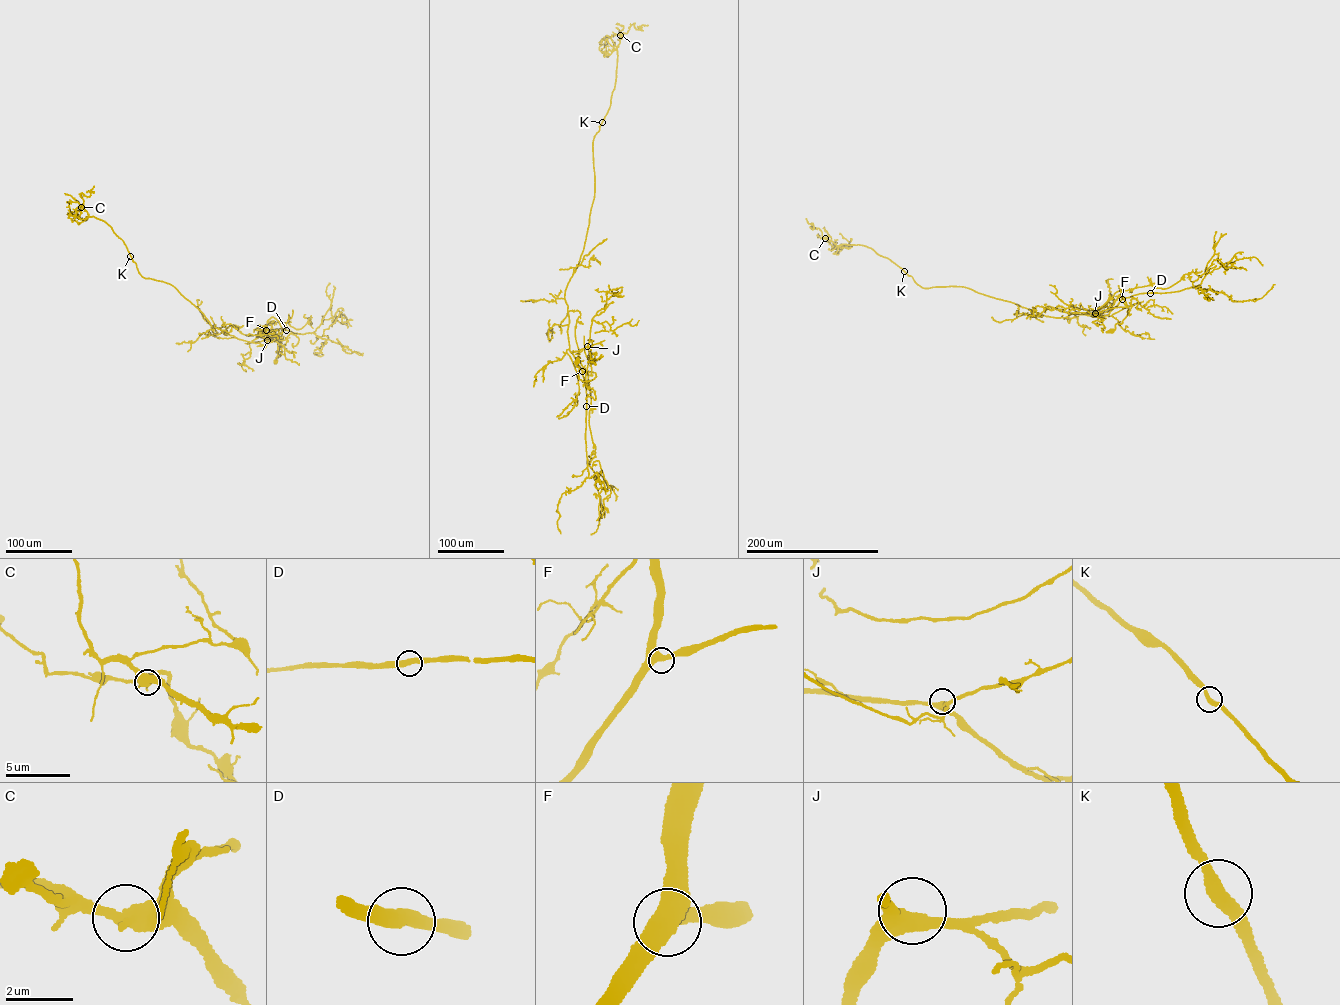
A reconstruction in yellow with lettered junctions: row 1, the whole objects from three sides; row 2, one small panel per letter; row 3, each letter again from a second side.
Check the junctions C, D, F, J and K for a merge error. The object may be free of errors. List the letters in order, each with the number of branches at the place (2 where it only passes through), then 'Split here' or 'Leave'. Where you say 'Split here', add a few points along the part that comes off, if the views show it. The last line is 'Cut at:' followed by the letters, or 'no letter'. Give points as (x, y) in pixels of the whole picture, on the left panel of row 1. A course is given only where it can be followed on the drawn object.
C: Branches: 2. Leave
D: Branches: 2. Leave
F: Branches: 2. Leave
J: Branches: 3. Leave
K: Branches: 2. Leave
Cut at: no letter

